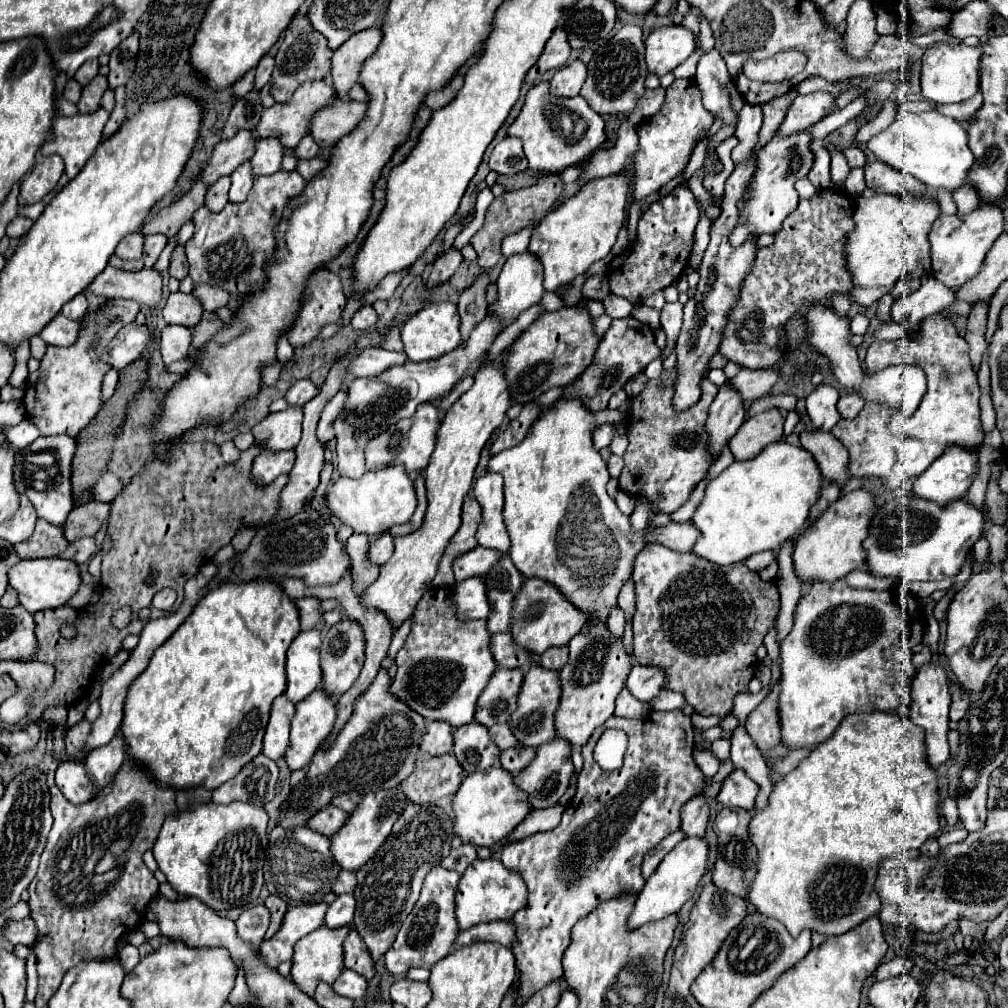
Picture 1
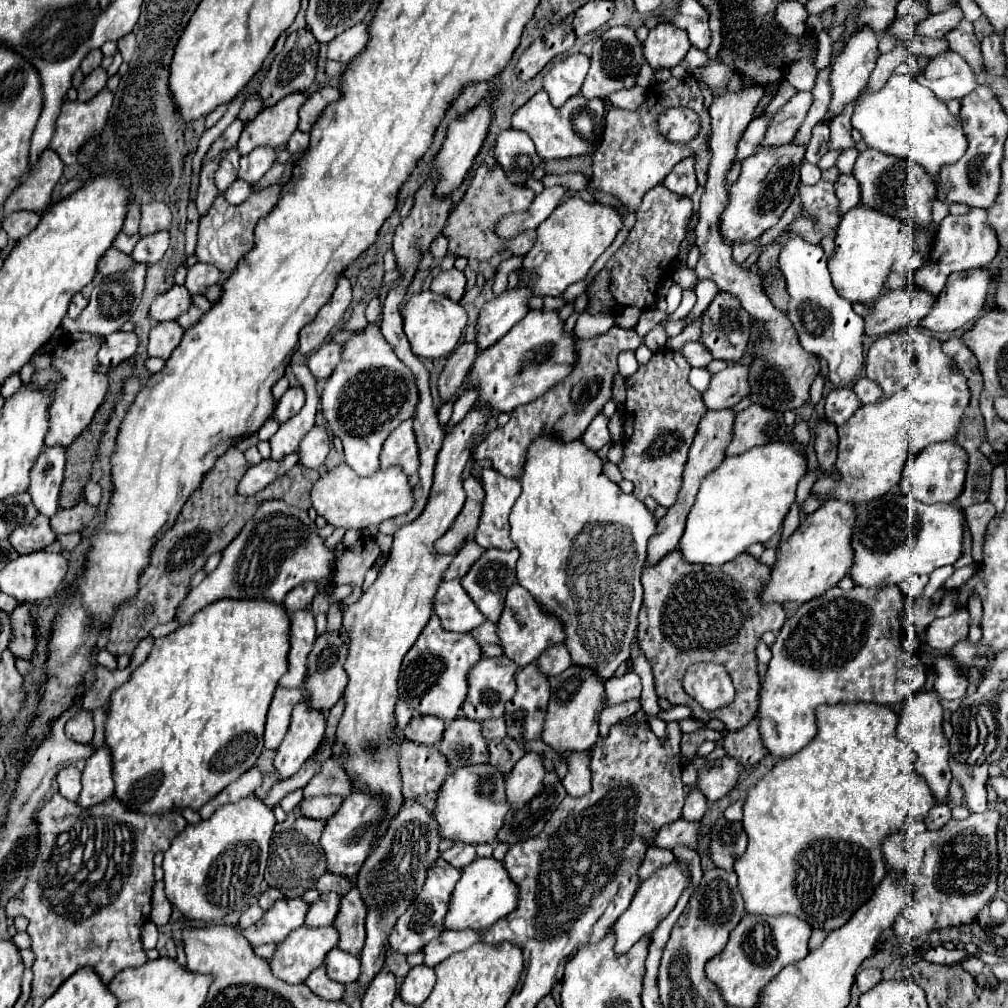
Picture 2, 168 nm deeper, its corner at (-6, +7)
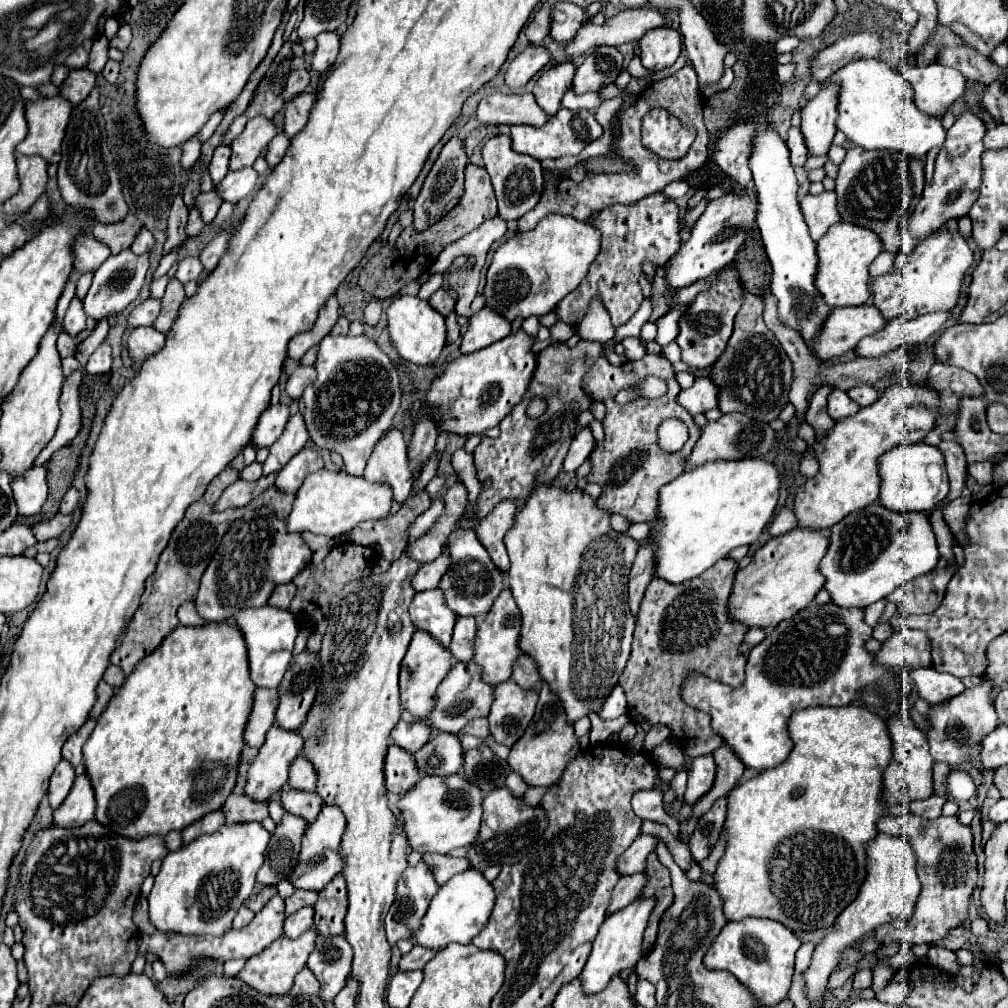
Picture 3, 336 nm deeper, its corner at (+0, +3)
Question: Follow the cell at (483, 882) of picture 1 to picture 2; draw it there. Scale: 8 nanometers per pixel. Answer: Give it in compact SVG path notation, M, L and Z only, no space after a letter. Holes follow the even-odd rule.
M490 857L474 859L464 871L450 899L450 913L444 925L448 929L490 929L496 921L510 915L518 907L518 885L506 873L502 861Z

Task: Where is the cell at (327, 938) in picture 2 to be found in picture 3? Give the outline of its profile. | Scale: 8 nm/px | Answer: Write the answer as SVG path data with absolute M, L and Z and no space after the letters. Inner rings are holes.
M304 931L298 939L288 939L288 937L278 937L274 943L270 943L262 953L256 957L250 957L244 965L244 969L236 975L242 983L250 985L252 989L266 993L266 995L286 995L288 989L292 987L292 981L296 973L306 965L308 953L312 953L312 945L316 941L314 931Z

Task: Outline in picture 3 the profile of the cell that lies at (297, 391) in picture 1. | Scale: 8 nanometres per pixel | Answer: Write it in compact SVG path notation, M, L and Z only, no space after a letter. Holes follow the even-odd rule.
M272 405L272 407L268 407L262 413L262 417L260 417L260 421L258 421L258 425L256 425L254 433L252 433L250 445L254 445L256 449L270 447L282 435L284 425L288 421L288 413L290 413L288 405Z

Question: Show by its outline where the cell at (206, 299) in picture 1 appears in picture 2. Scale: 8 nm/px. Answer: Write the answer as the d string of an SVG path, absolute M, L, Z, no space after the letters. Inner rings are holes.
M196 263L188 269L188 277L184 287L192 293L192 295L204 295L204 291L212 285L216 285L220 281L220 271L214 265L202 265Z

